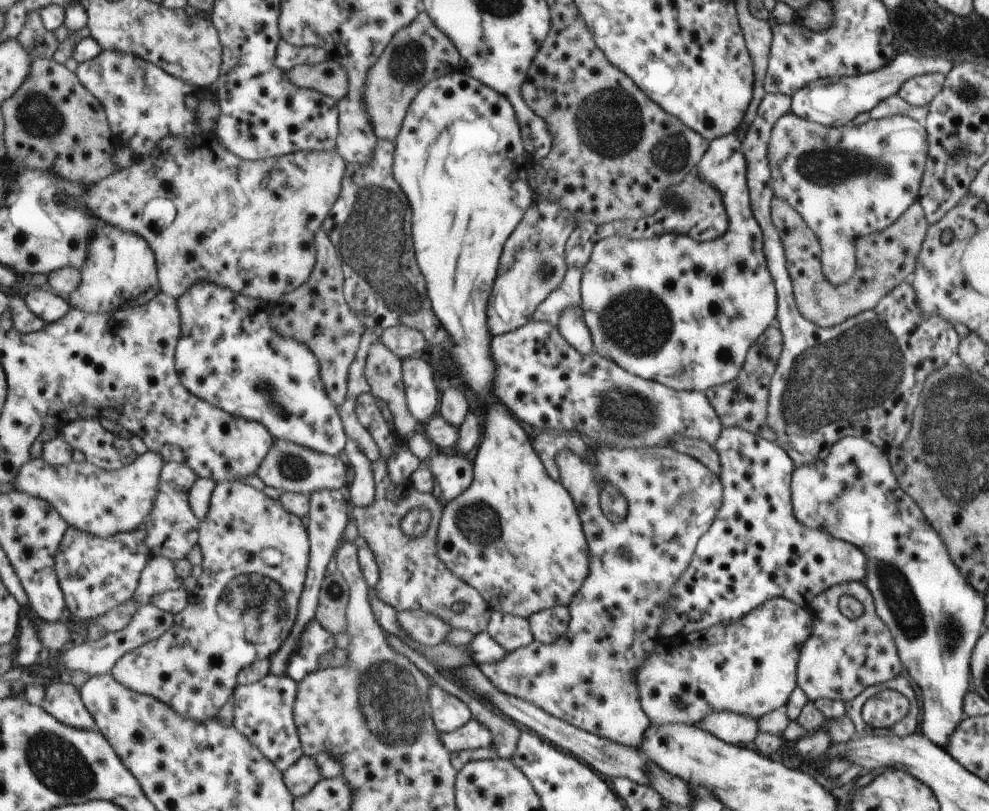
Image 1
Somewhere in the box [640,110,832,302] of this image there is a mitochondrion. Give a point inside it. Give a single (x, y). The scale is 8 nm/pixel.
(675, 156)

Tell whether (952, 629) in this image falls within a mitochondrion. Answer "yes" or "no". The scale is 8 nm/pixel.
yes

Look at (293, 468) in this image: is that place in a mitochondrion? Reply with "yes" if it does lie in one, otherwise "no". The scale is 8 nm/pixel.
yes

